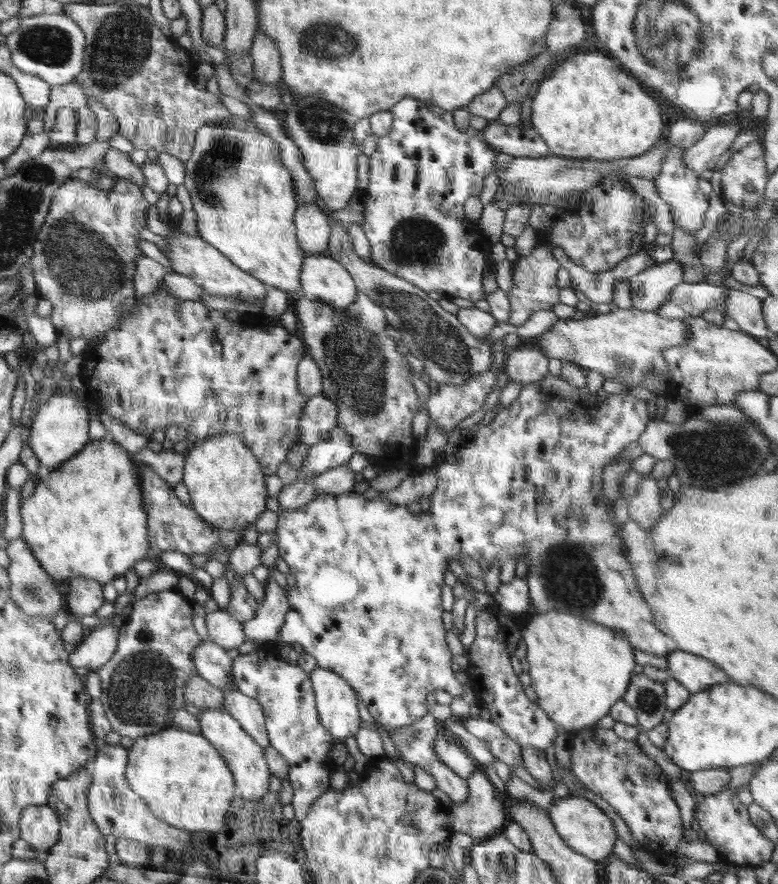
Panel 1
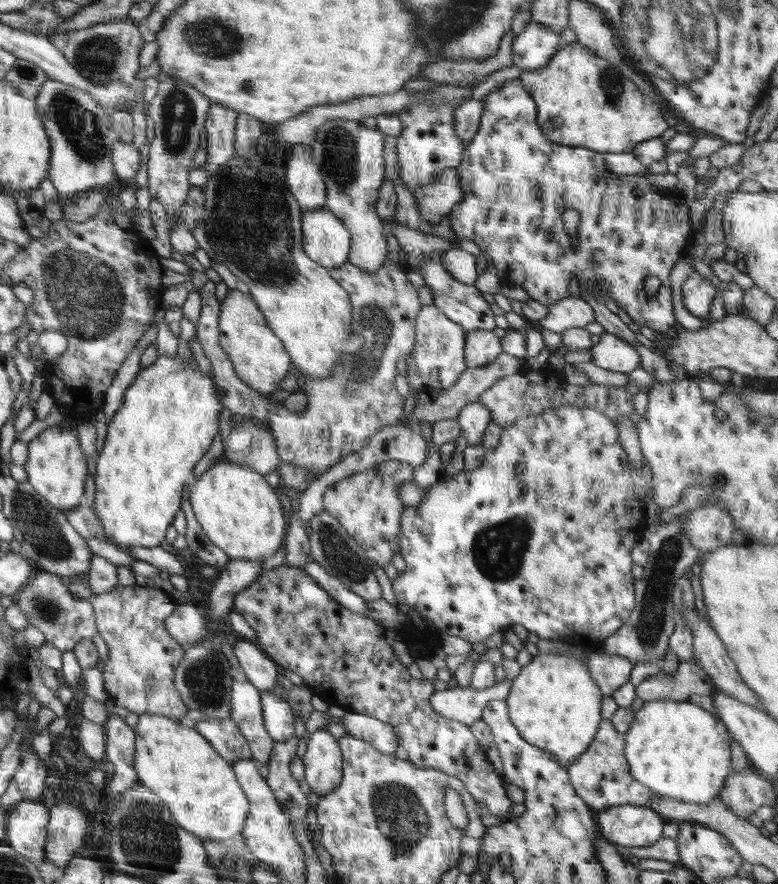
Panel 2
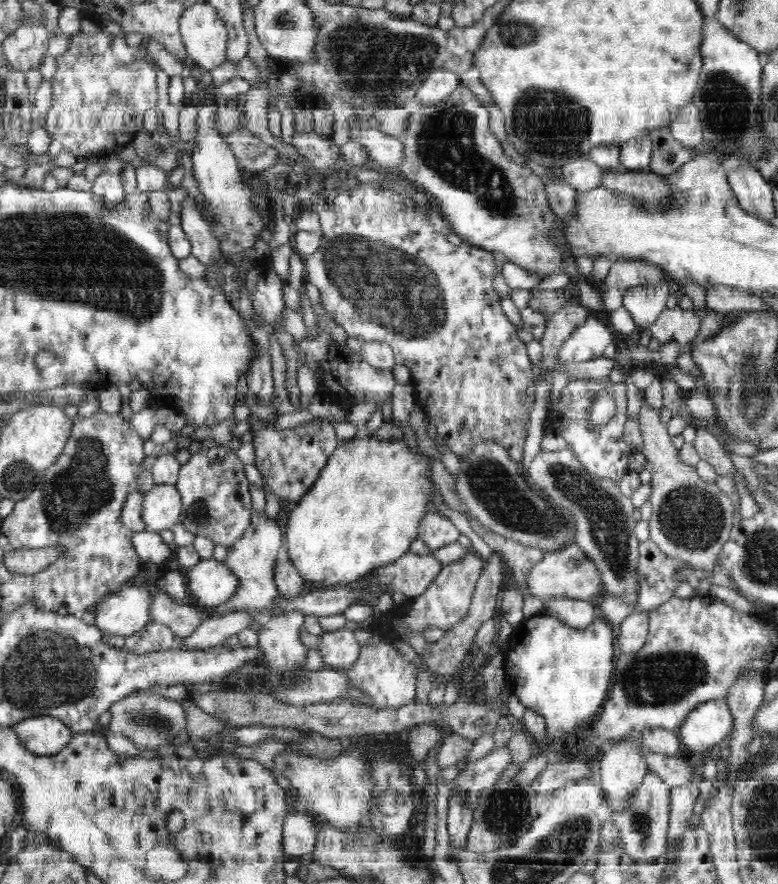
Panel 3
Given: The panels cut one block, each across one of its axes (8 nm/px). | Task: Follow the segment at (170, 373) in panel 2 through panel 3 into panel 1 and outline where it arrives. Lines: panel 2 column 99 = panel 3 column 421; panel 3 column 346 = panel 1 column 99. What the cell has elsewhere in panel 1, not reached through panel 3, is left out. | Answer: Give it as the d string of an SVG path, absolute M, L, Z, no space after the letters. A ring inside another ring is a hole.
M112 440L98 441L88 446L83 453L78 454L75 458L64 462L58 469L45 473L36 485L34 494L30 498L22 500L20 504L20 514L23 522L21 536L24 537L27 547L30 547L30 552L34 554L34 558L37 558L39 561L38 564L42 566L42 570L51 576L51 579L58 587L63 589L67 586L67 582L70 579L76 577L89 578L102 585L106 584L110 580L114 580L116 576L122 576L122 574L127 573L130 566L134 568L134 564L146 556L146 552L149 551L148 517L147 512L144 510L143 494L140 492L140 478L138 478L138 475L134 455L128 453Z

